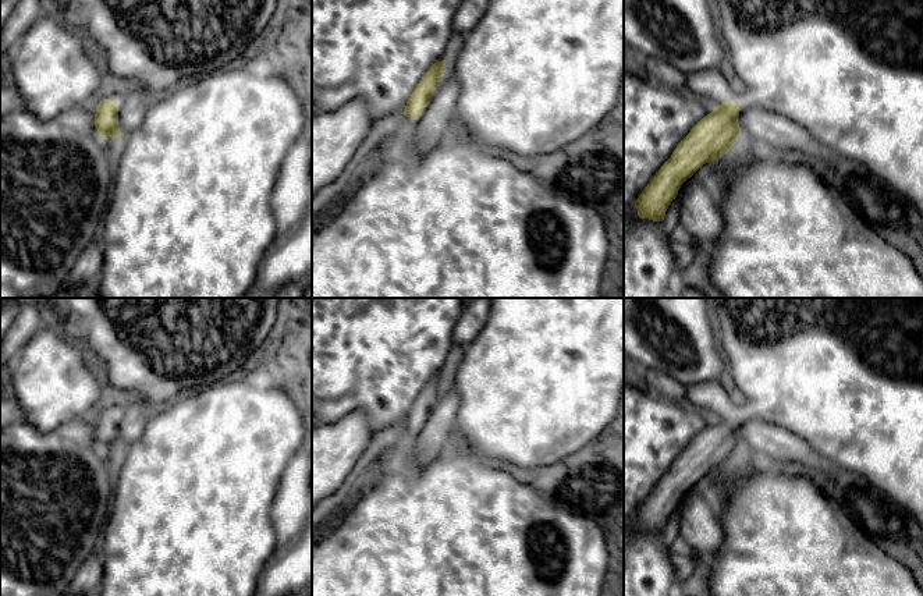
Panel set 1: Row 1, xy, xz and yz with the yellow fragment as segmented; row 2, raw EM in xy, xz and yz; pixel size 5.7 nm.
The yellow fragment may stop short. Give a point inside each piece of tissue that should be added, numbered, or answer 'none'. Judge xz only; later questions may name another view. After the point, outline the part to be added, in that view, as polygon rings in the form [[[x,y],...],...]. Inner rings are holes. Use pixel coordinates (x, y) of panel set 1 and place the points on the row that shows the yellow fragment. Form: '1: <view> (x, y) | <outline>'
1: xz (458, 222) | [[[404,116],[401,127],[395,131],[393,148],[376,159],[374,166],[355,187],[347,202],[317,227],[312,228],[312,298],[601,298],[603,274],[606,273],[607,260],[614,256],[614,235],[608,231],[601,214],[596,209],[567,199],[554,187],[539,181],[529,173],[518,170],[498,153],[478,145],[472,136],[461,135],[455,127],[434,148],[425,155],[419,155],[413,146],[416,121]]]

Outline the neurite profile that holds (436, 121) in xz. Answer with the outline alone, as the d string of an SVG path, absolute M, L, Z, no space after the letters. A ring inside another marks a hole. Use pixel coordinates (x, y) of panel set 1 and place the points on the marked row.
M447 71L426 110L416 121L413 130L413 146L419 155L434 148L454 127L459 84Z

